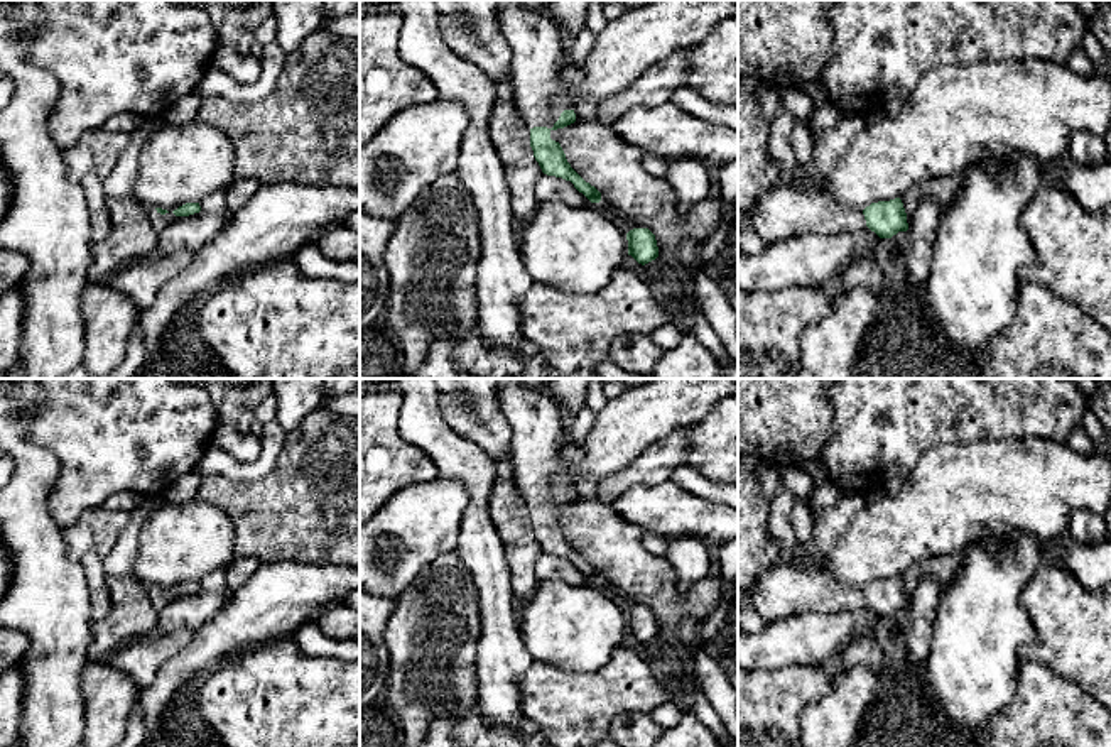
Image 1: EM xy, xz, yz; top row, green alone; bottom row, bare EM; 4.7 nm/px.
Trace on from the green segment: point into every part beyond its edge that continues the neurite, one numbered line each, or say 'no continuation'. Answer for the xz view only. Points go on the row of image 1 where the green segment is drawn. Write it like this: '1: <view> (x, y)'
1: xz (537, 44)

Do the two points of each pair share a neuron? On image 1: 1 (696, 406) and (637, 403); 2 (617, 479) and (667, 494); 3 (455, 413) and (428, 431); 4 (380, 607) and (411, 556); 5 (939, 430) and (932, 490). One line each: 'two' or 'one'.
1: one
2: two
3: two
4: two
5: two

